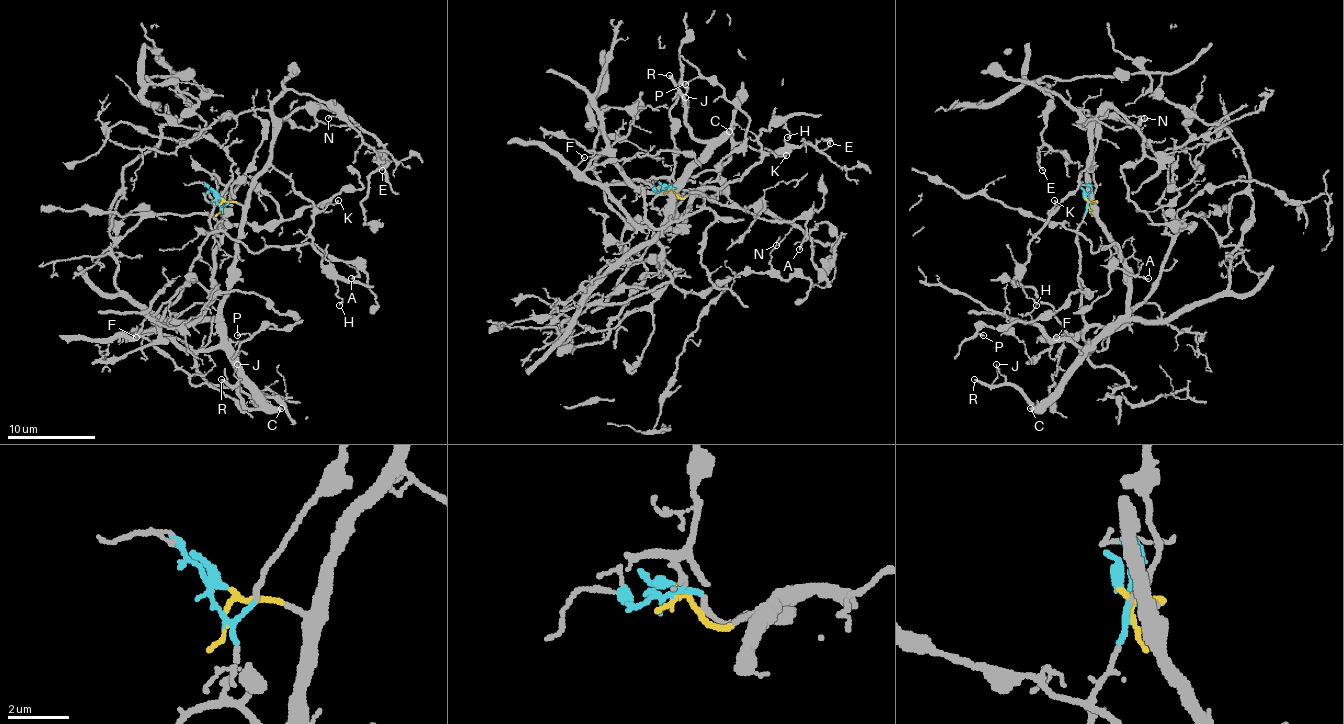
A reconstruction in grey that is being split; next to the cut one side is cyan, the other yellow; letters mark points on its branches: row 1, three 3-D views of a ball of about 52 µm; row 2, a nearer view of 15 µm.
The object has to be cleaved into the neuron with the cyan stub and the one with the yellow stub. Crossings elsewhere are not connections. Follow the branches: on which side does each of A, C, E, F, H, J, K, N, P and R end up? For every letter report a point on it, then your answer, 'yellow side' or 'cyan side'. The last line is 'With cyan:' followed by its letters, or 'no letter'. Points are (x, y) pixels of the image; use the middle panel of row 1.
A: place (799, 249); cyan side
C: place (729, 131); yellow side
E: place (830, 143); yellow side
F: place (584, 157); cyan side
H: place (787, 137); yellow side
J: place (685, 97); yellow side
K: place (786, 155); yellow side
N: place (776, 245); yellow side
P: place (685, 84); cyan side
R: place (669, 75); yellow side
With cyan: A, F, P

